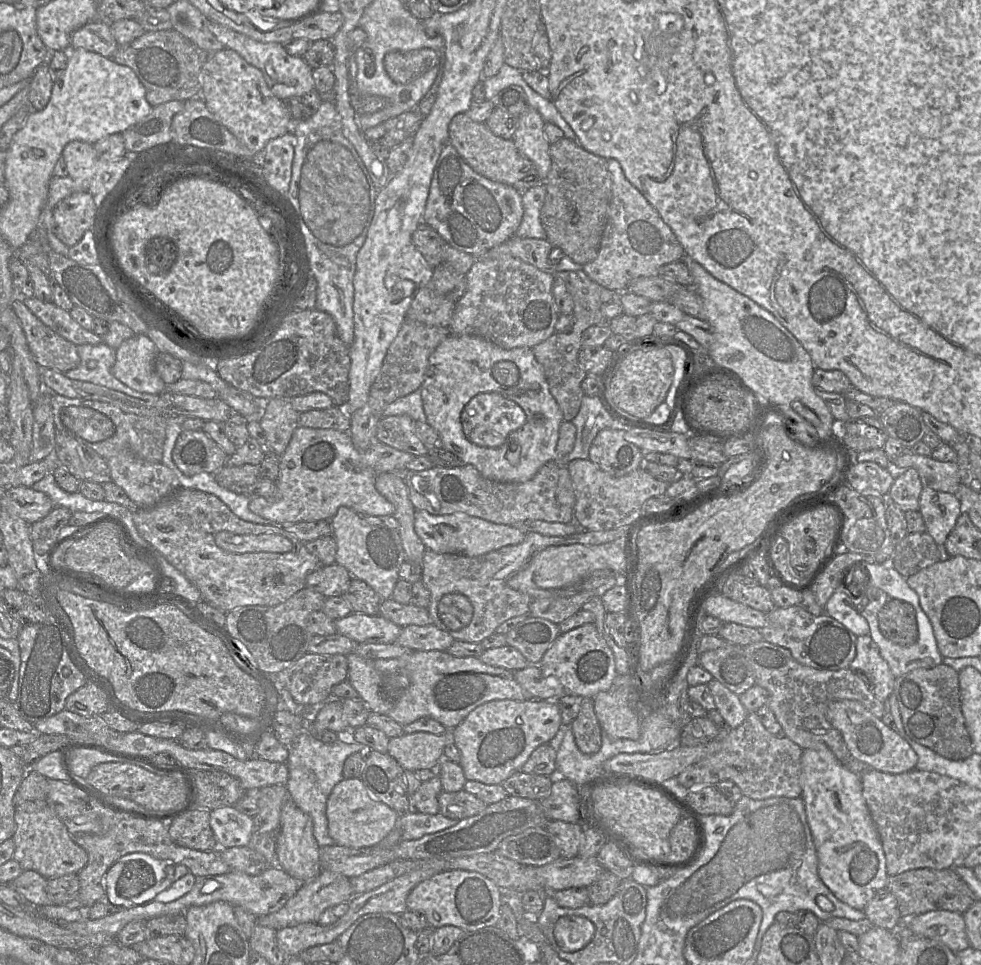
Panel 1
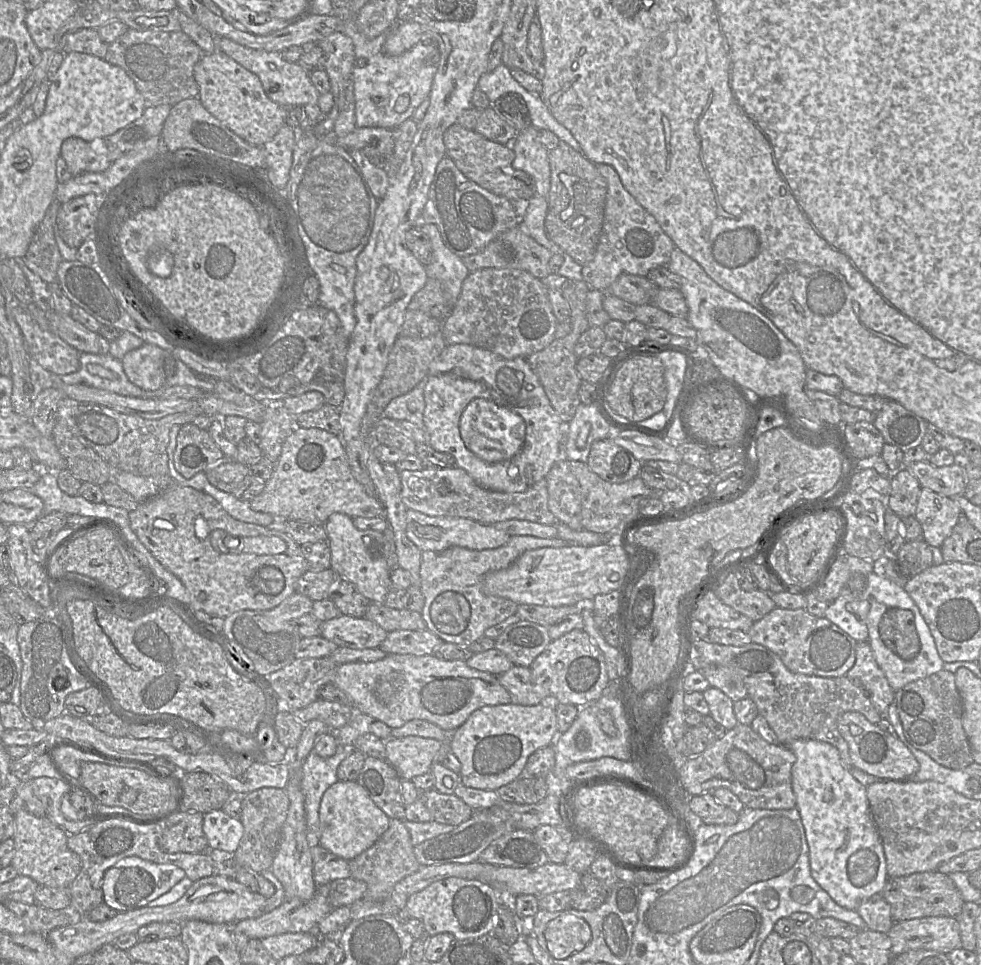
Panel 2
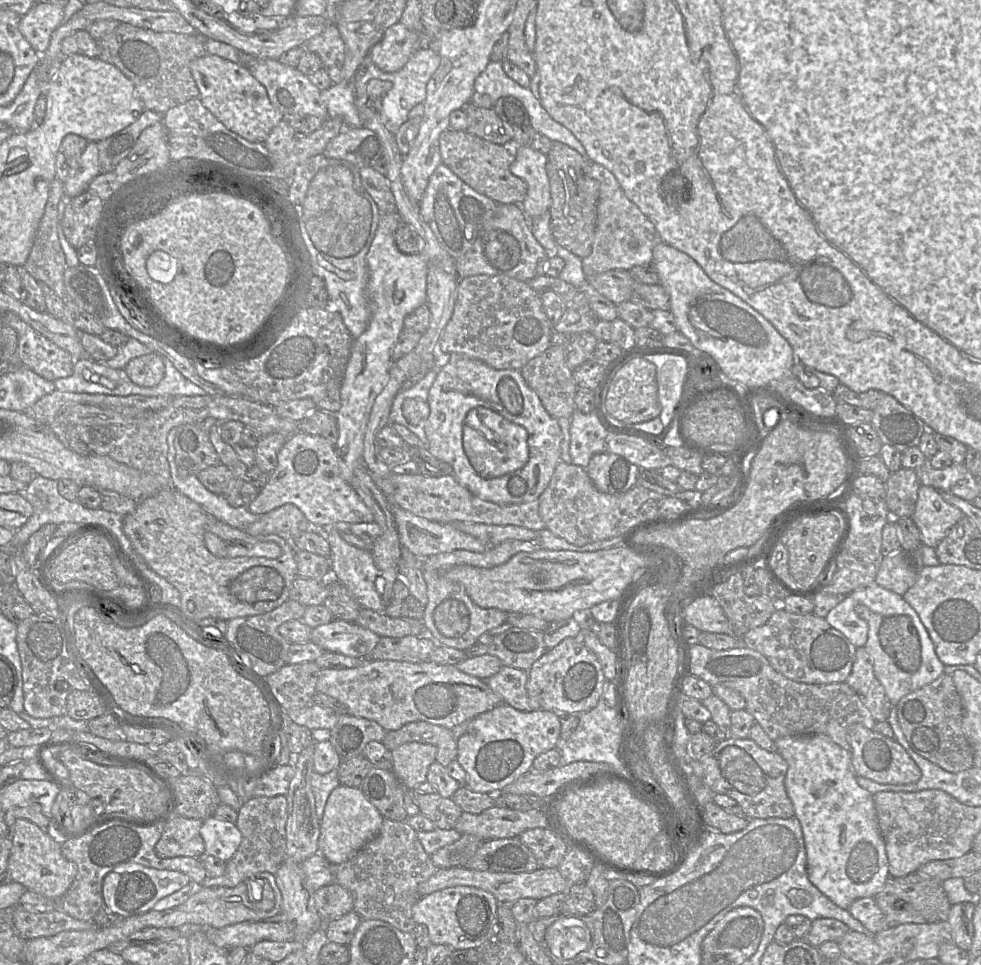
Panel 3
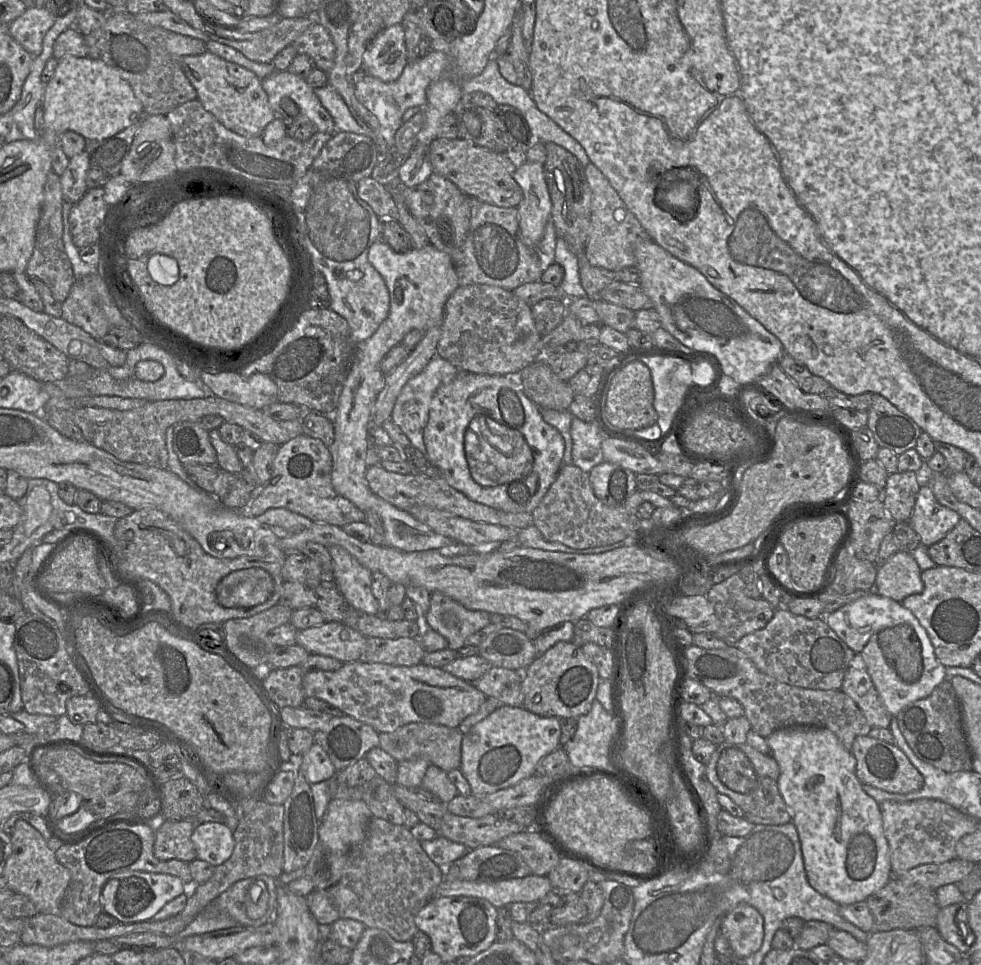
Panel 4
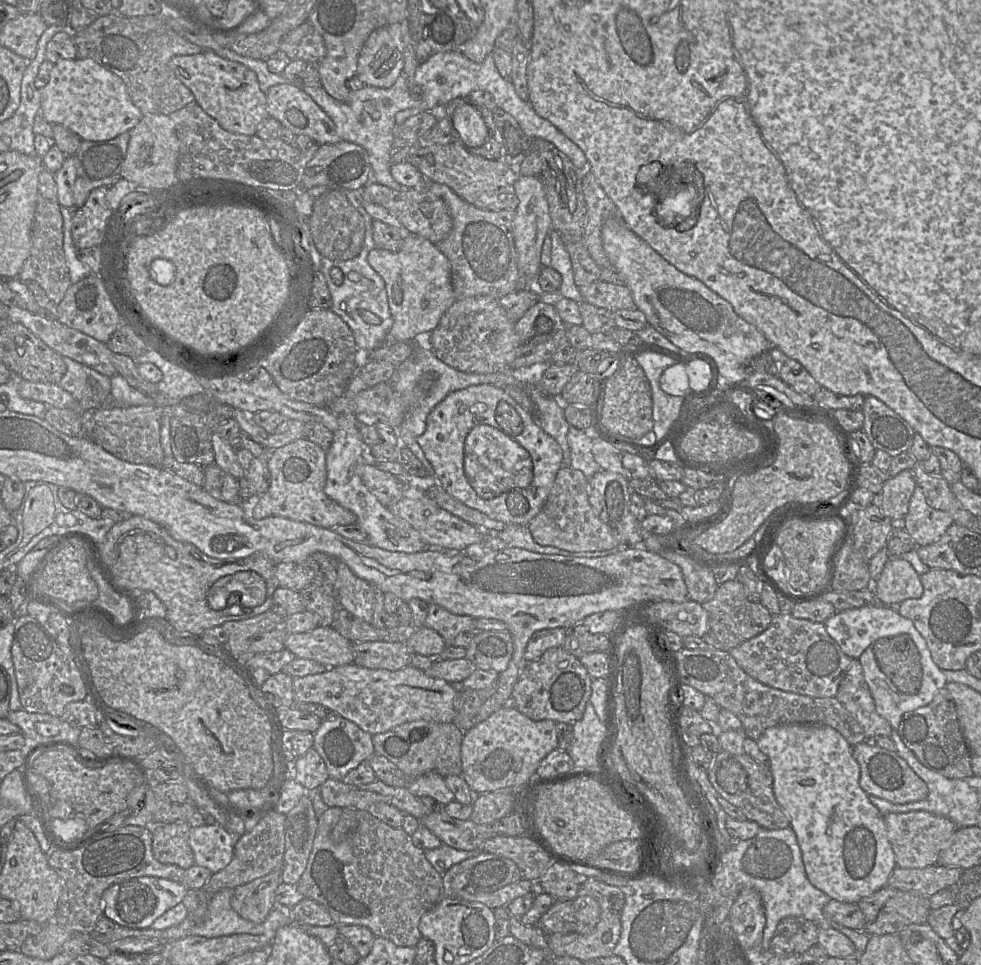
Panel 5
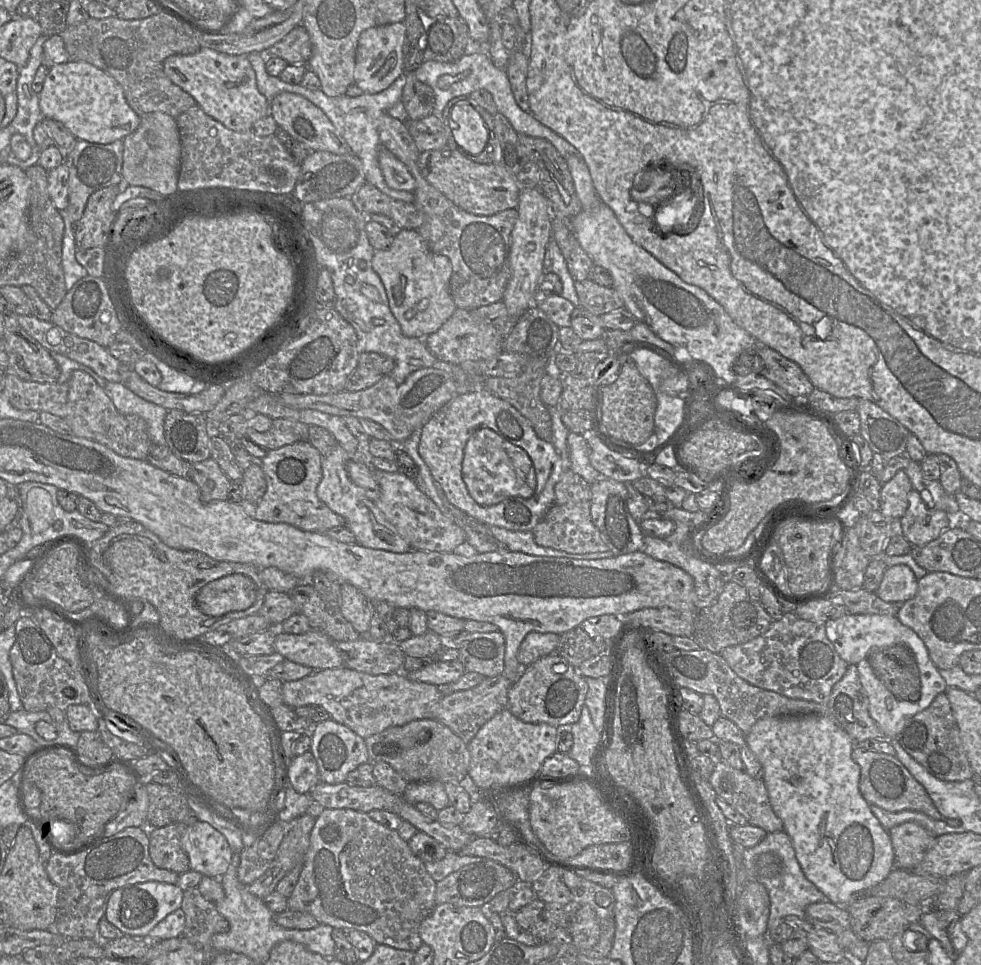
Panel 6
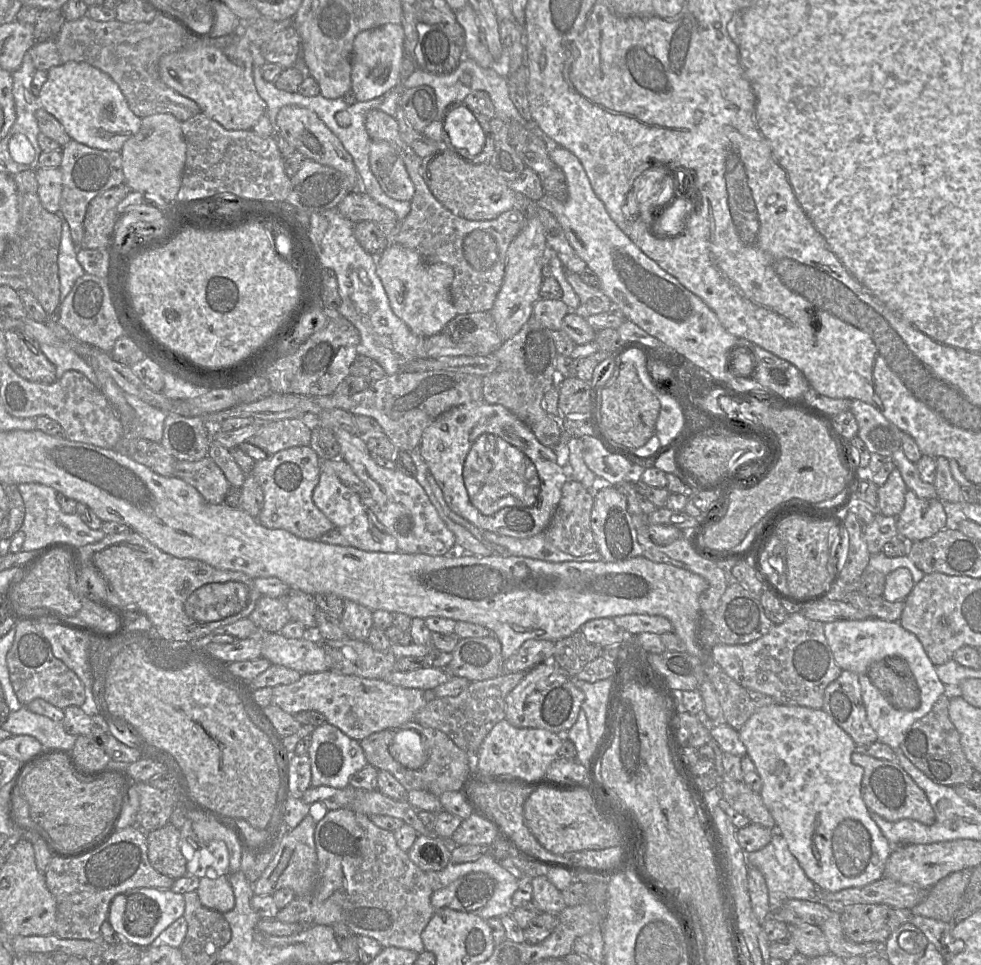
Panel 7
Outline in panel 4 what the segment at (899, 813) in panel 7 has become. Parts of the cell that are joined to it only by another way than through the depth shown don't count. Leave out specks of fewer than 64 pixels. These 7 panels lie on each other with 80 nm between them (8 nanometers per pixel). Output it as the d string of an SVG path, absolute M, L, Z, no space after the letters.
M868 735L857 736L853 741L851 753L856 759L856 775L862 784L899 794L914 792L923 787L924 777L895 744Z

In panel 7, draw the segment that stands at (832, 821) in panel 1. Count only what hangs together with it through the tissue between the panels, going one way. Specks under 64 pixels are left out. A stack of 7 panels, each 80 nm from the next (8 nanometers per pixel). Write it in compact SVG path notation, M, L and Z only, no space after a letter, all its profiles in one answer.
M774 703L758 709L746 721L738 733L741 741L747 748L747 755L752 759L762 778L763 785L760 794L765 806L776 822L776 831L781 833L786 839L790 852L795 856L808 878L817 888L827 892L838 892L847 888L864 887L882 879L887 859L894 847L891 846L878 825L870 817L870 810L863 801L861 784L864 770L862 767L854 765L851 762L851 756L856 748L856 744L852 738L822 709L780 703Z

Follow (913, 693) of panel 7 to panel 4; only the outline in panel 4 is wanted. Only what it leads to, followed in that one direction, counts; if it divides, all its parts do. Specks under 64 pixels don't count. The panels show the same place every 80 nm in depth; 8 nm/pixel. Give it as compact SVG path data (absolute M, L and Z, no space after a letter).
M901 623L879 631L878 645L886 661L893 664L902 675L903 683L923 676L926 671L933 671L933 668L936 668L937 665L941 667L942 680L947 678L945 672L946 667L939 662L935 653L932 653L932 662L930 664L927 662L918 635L913 627L907 623Z

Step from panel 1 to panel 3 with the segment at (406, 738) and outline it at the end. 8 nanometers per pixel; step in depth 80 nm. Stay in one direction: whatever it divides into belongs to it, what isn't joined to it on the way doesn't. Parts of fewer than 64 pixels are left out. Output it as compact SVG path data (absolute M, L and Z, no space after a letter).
M408 742L391 751L393 772L405 789L427 781L430 765L435 761L435 746L420 742Z

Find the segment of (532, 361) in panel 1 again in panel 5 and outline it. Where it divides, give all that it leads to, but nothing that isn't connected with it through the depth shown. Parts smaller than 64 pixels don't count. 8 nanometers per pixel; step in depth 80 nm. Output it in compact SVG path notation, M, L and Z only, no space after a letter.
M489 384L473 385L448 394L429 413L426 420L426 429L418 438L418 443L425 457L433 467L435 480L449 495L466 506L478 510L489 518L503 522L506 525L528 526L530 521L544 506L556 479L556 475L562 467L563 460L563 452L560 445L540 427L534 418L534 414L522 408L503 388Z

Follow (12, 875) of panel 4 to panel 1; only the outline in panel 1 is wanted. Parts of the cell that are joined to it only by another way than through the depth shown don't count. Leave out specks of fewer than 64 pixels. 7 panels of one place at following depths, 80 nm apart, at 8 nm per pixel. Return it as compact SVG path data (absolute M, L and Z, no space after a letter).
M45 800L24 802L15 808L16 831L12 837L15 844L13 859L24 871L33 870L52 879L78 874L88 862L87 852L79 846L52 807Z

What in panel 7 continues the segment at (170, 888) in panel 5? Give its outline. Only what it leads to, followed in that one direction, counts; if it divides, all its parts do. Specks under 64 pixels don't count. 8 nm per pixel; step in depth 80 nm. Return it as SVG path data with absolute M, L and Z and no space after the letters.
M136 888L116 895L110 903L107 921L123 937L123 940L142 949L151 945L153 940L184 915L184 896L170 889Z

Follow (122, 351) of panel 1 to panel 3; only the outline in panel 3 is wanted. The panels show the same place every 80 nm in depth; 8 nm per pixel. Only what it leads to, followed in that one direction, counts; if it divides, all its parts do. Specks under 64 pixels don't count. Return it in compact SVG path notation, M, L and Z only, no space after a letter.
M155 352L130 360L124 370L131 381L141 387L155 387L165 376L162 357Z

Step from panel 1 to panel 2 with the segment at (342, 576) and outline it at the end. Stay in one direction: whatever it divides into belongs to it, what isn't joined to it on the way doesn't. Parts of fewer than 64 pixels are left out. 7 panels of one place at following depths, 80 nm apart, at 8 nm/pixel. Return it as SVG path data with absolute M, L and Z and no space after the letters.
M331 568L320 572L307 571L295 587L295 592L307 596L313 602L328 599L340 577Z

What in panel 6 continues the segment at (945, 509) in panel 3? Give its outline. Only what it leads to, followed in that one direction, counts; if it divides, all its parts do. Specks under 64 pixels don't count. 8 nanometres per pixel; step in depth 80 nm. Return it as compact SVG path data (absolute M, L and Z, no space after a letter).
M912 489L908 507L897 521L897 530L912 546L923 546L955 524L955 519L942 510L929 508L920 494Z

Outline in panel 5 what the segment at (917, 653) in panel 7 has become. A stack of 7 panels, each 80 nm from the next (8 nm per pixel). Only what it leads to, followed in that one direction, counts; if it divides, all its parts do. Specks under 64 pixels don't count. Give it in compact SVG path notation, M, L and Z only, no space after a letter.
M863 606L859 608L837 611L825 623L827 633L839 645L840 649L851 659L859 659L861 654L877 639L898 634L907 634L917 646L922 659L925 657L926 644L913 622L901 616L896 607Z

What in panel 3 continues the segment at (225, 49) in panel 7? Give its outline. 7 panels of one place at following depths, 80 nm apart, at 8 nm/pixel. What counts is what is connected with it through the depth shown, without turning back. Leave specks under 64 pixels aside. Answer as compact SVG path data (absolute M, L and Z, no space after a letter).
M207 53L194 59L190 70L204 107L230 131L246 140L264 143L272 129L284 119L284 114L271 103L265 87L245 65Z

